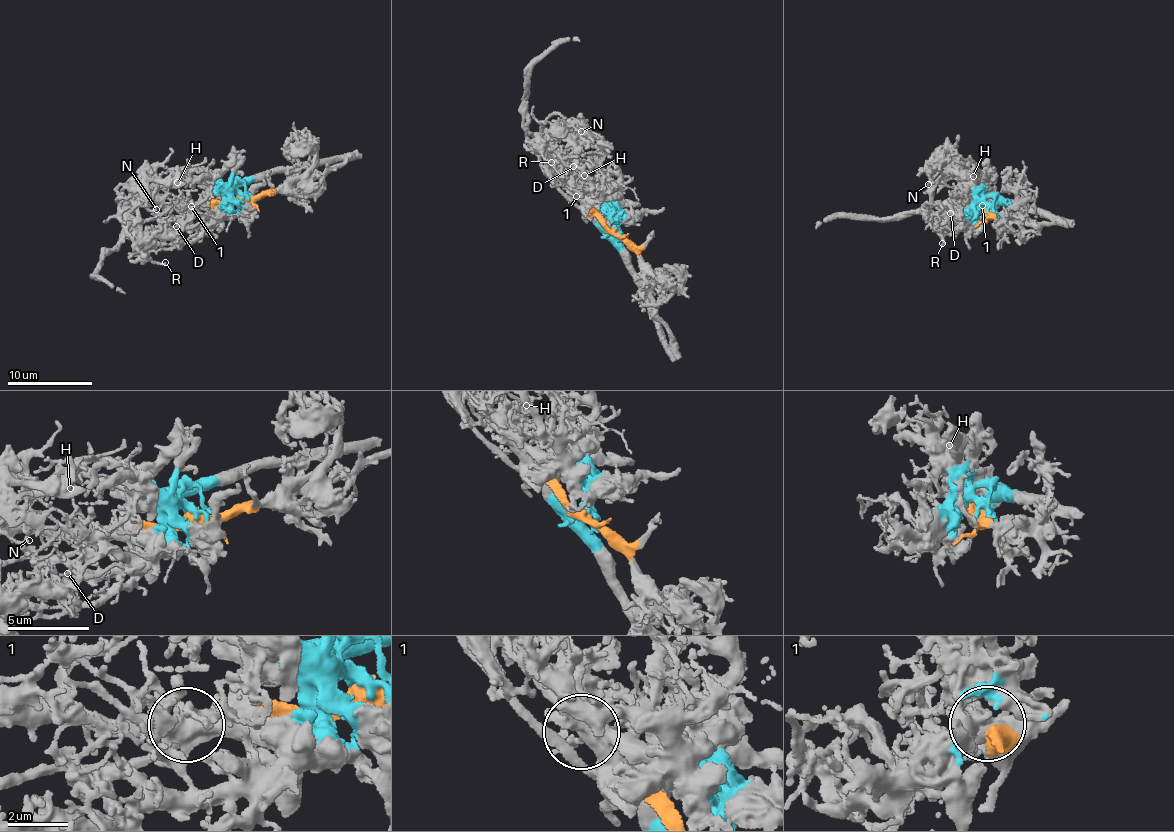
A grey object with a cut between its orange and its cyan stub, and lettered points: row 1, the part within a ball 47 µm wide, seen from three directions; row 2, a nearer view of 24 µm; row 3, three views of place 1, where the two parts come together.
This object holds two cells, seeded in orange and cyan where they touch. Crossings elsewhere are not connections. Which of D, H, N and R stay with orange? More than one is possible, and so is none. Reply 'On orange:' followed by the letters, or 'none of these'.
On orange: N, R

